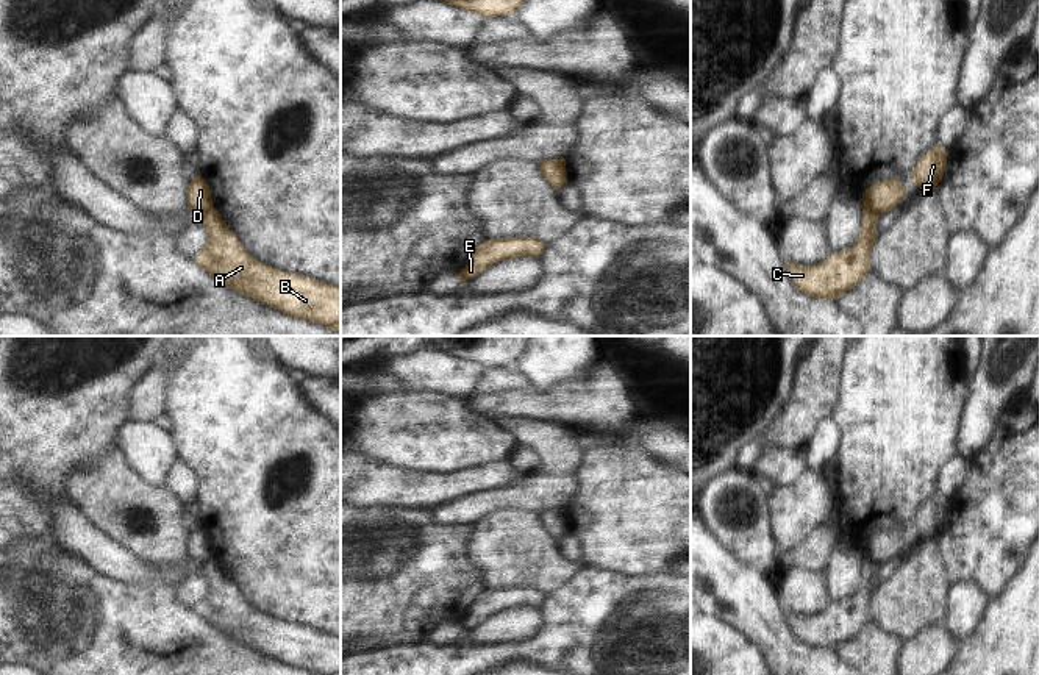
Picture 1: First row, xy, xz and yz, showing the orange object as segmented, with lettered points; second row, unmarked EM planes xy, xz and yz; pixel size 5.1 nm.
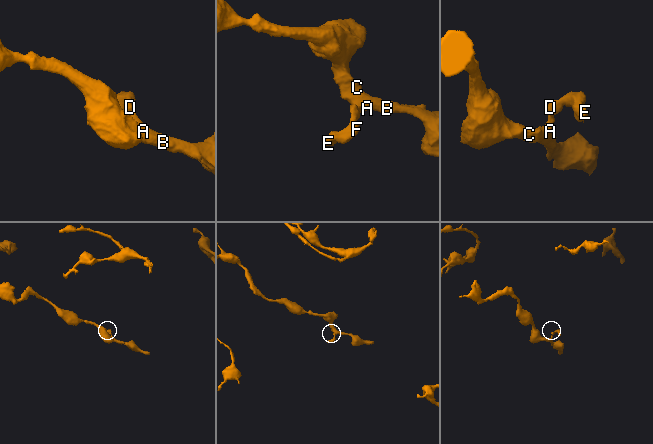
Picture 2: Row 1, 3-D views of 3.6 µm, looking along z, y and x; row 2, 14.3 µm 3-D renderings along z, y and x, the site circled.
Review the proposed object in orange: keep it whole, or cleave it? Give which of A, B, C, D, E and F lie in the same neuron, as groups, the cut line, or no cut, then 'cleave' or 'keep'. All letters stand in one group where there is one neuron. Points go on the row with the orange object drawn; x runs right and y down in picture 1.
groups A B C / D E F; cut yz (863, 205), (878, 214); cleave

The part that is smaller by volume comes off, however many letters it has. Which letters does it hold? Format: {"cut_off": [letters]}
{"cut_off": ["D", "E", "F"]}

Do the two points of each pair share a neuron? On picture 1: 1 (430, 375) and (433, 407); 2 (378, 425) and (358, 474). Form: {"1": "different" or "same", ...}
{"1": "different", "2": "different"}

